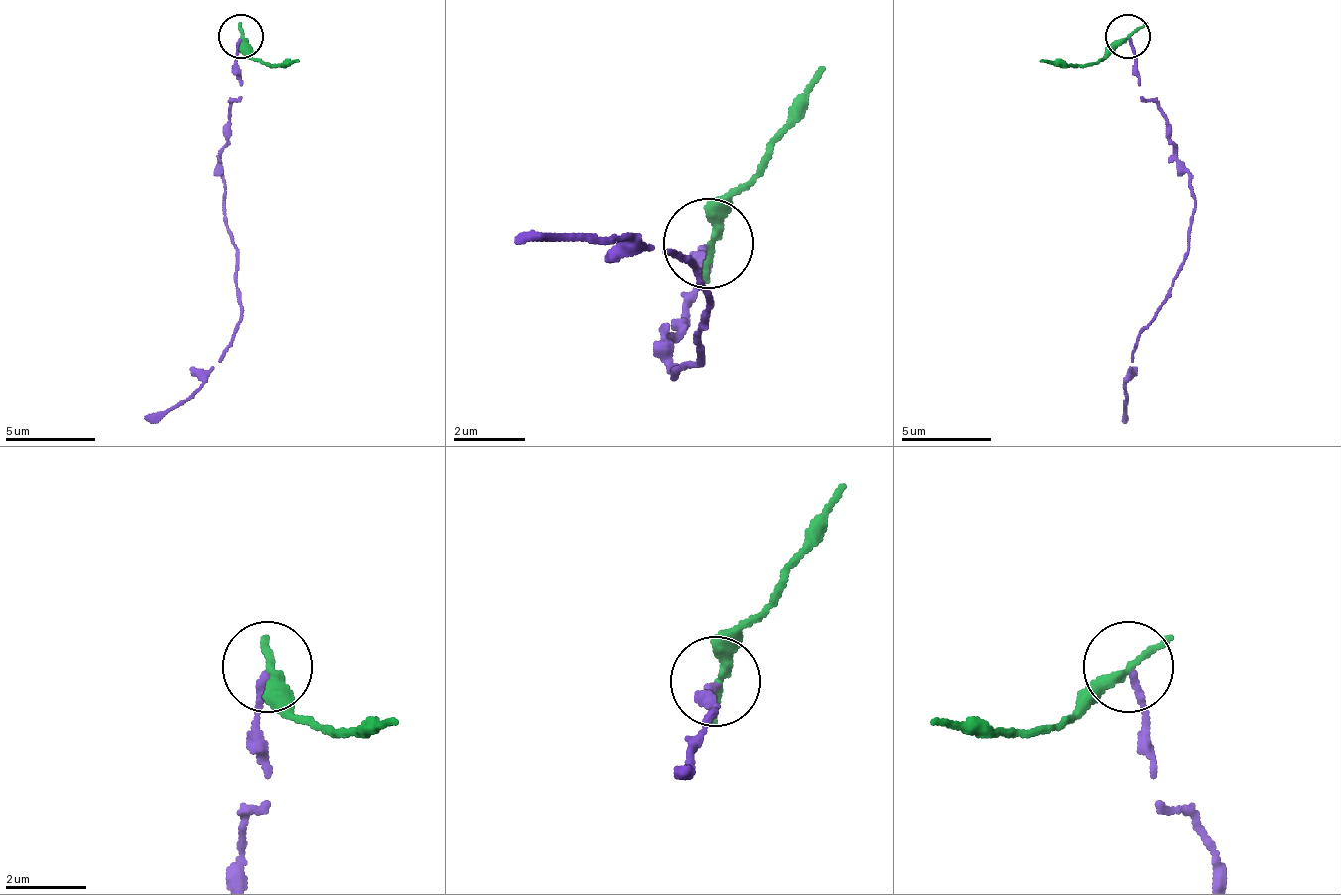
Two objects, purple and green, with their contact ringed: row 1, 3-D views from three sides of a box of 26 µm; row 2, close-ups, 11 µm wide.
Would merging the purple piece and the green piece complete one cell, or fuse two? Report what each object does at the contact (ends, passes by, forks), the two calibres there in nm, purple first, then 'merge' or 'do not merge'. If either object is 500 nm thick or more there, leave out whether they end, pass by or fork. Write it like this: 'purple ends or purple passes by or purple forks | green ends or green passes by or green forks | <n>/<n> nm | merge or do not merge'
purple ends | green ends | 180/300 nm | do not merge

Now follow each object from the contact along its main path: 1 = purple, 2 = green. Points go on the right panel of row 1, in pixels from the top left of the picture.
1: (1131, 39), (1140, 98), (1158, 107), (1194, 201), (1189, 255), (1131, 358), (1126, 421)
2: (1126, 35), (1082, 66), (1041, 57)

